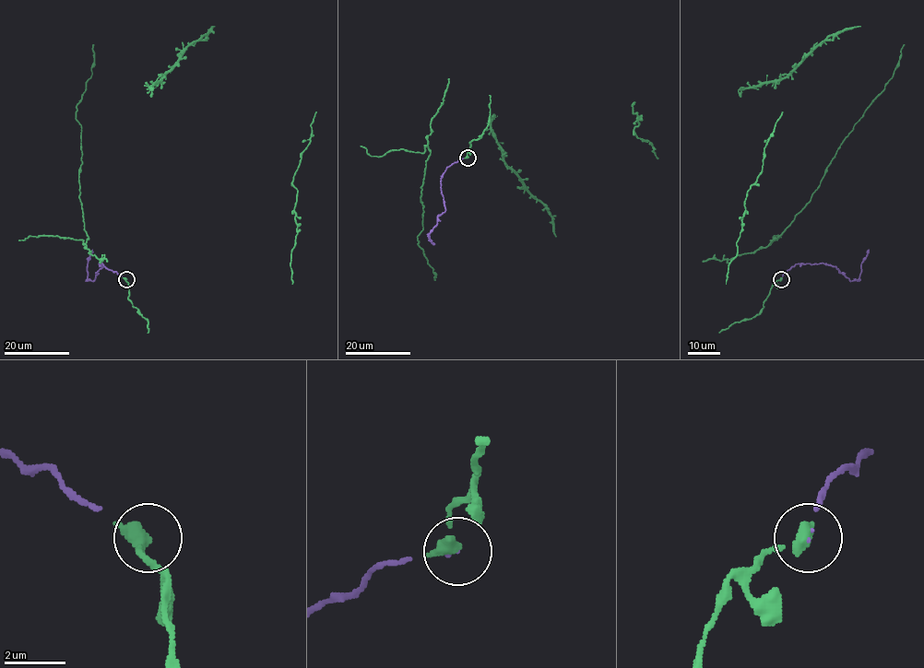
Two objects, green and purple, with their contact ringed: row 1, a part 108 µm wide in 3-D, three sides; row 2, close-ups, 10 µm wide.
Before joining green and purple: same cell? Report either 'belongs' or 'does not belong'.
belongs

